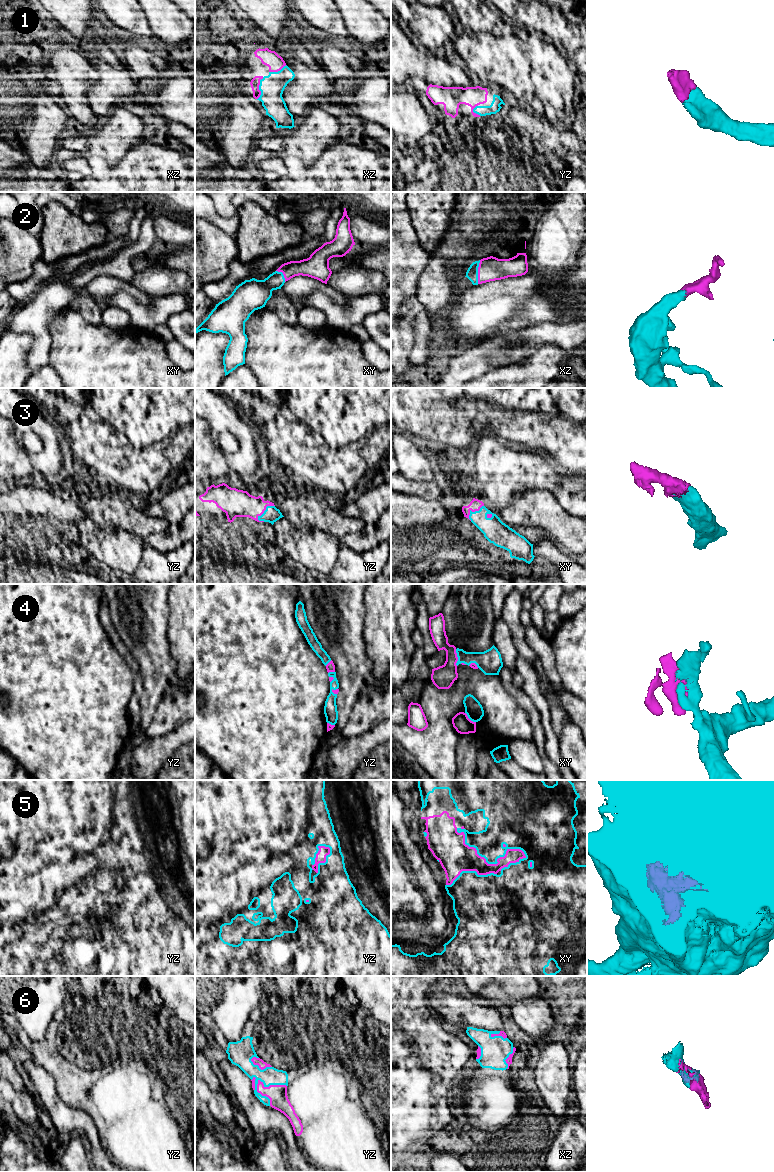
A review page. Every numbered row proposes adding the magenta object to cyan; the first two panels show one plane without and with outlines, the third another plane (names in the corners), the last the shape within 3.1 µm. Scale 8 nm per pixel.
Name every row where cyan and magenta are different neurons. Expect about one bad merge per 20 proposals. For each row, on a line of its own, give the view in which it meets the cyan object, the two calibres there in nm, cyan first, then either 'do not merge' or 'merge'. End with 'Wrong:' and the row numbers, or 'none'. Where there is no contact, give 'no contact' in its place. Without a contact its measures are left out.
1: contact in xz; calibres 190 and 80 nm; merge
2: contact in xz; calibres 100 and 190 nm; merge
3: contact in yz; calibres 120 and 220 nm; merge
4: contact in xy; calibres 170 and 180 nm; merge
5: contact in xy; calibres 320 and 240 nm; merge
6: contact in yz; calibres 140 and 150 nm; merge
Wrong: none

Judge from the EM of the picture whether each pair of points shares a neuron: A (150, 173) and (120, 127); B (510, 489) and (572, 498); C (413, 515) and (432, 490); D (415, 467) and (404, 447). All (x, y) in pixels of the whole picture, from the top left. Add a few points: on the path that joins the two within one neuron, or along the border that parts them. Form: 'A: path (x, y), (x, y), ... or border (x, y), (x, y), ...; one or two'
A: border (143, 137), (117, 164); two
B: path (525, 481), (552, 481), (557, 485); one
C: border (401, 493), (434, 500); two
D: path (411, 462), (405, 452); one

